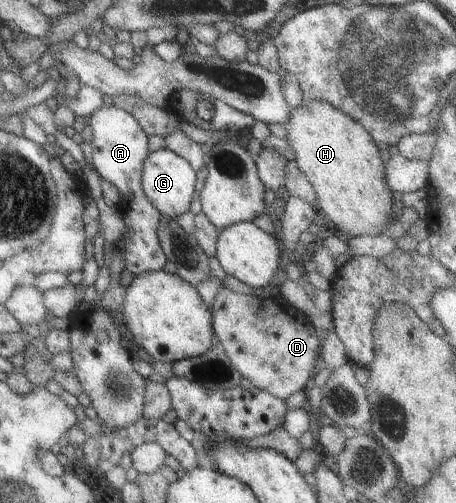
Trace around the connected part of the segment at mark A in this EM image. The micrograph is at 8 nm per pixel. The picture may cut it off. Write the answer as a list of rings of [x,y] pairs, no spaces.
[[[104,103],[92,110],[83,120],[84,124],[90,127],[92,134],[89,142],[92,170],[100,178],[112,184],[121,196],[118,208],[120,208],[120,218],[126,226],[123,236],[127,240],[122,244],[124,269],[134,276],[146,270],[161,270],[167,261],[156,235],[160,214],[146,200],[140,186],[144,158],[149,154],[146,148],[146,134],[140,130],[140,126],[130,114],[112,105],[107,107]]]

